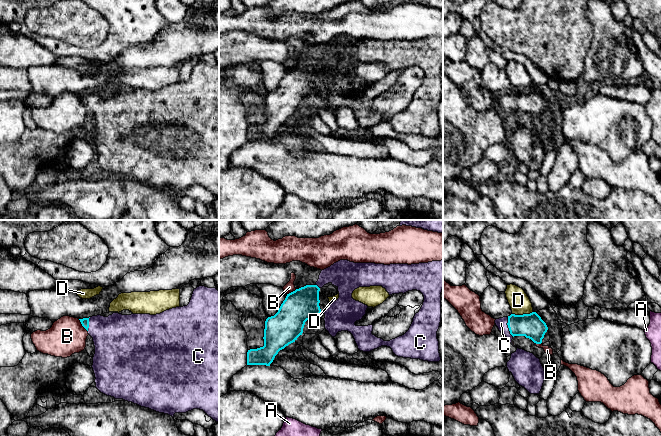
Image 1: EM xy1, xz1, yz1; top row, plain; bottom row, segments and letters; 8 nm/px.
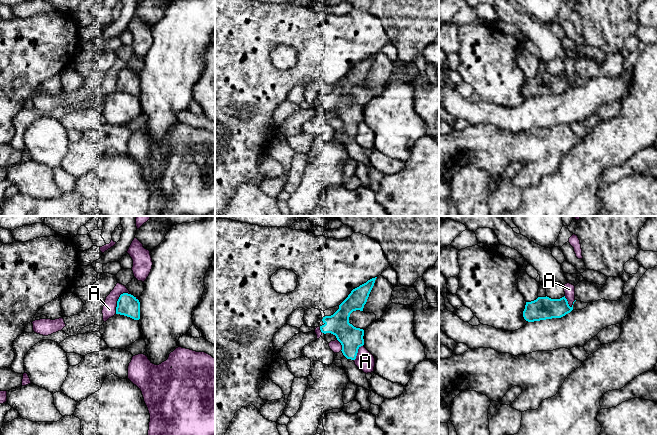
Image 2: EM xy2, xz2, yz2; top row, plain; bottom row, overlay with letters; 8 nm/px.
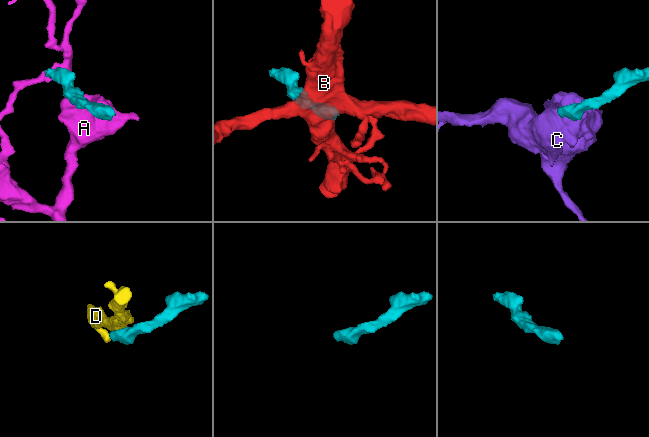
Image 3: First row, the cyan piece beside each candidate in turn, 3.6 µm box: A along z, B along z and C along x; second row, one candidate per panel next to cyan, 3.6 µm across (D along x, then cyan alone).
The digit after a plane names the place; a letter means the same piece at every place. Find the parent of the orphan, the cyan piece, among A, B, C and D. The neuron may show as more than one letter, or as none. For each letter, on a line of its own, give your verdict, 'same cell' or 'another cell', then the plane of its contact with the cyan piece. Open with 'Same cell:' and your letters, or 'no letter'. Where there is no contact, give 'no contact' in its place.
Same cell: C
A: another cell; contact in xy2
B: another cell; contact in xy1
C: same cell; contact in yz1
D: another cell; contact in yz1

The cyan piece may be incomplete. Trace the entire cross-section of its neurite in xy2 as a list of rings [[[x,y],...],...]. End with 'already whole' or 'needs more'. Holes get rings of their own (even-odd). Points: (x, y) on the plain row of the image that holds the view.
[[[123,69],[117,77],[116,90],[130,93],[134,96],[140,95],[140,78],[131,70]]] | already whole

